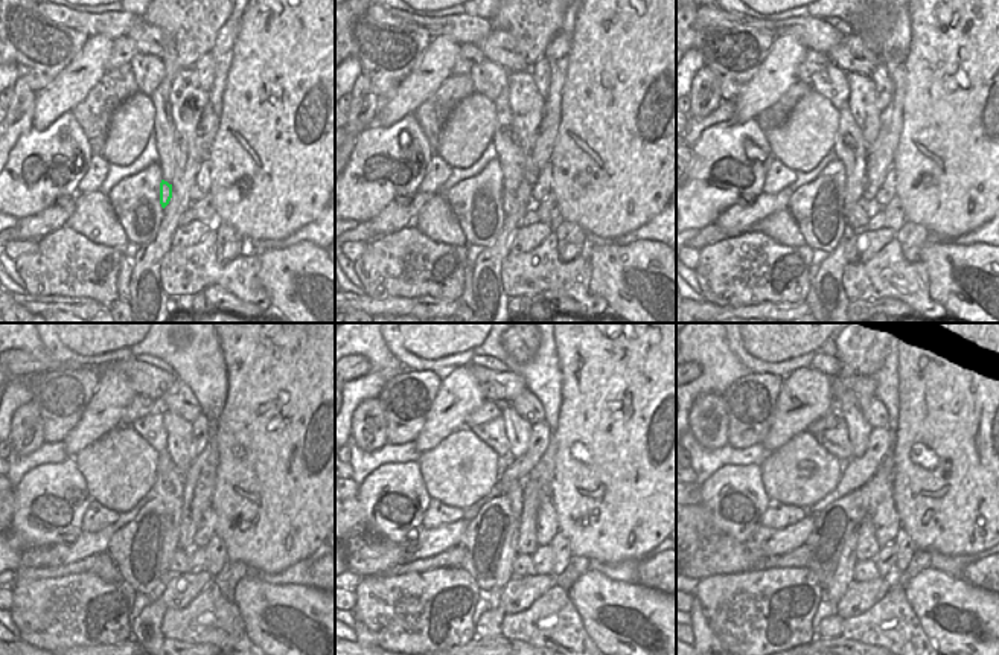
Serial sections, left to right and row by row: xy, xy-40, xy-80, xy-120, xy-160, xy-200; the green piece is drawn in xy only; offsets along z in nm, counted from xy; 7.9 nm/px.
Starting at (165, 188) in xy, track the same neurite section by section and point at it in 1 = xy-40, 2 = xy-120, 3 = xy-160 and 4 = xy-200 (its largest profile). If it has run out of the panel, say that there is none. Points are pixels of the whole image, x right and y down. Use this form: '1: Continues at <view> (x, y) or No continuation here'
1: Continues at xy-40 (507, 197)
2: Continues at xy-120 (180, 564)
3: Continues at xy-160 (523, 565)
4: Continues at xy-200 (864, 571)

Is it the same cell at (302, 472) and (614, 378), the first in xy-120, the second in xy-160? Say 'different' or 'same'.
same

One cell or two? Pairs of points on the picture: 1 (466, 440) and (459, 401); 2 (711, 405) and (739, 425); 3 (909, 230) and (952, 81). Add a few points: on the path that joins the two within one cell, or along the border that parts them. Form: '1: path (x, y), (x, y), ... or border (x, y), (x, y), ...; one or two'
1: border (465, 425), (451, 431), (434, 447); two
2: border (721, 395), (725, 404), (728, 442); two
3: border (906, 221), (916, 221), (931, 233); two

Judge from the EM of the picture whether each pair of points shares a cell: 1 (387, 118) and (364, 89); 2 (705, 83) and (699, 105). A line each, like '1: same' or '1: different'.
1: different
2: same

